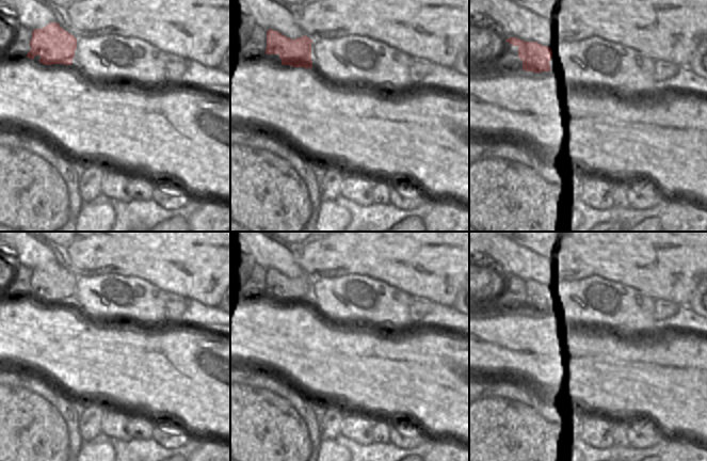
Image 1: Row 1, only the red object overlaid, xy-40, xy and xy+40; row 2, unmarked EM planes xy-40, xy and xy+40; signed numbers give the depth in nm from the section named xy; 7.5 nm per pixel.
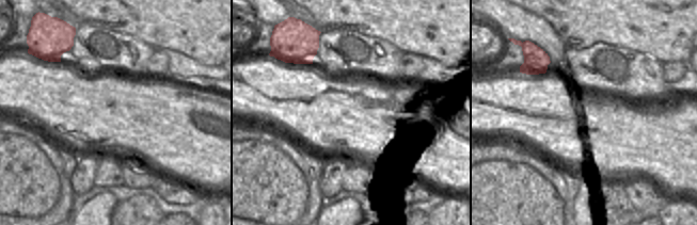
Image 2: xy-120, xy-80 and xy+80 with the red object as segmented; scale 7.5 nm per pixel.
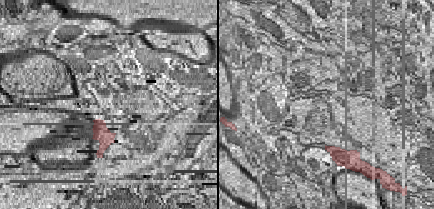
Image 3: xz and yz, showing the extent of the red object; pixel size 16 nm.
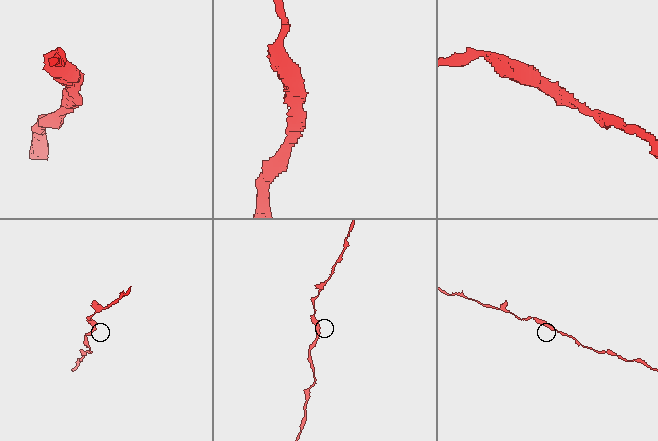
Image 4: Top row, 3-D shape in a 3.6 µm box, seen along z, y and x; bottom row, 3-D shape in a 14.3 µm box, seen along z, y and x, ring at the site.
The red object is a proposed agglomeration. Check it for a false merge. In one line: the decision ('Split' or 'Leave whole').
Leave whole.

